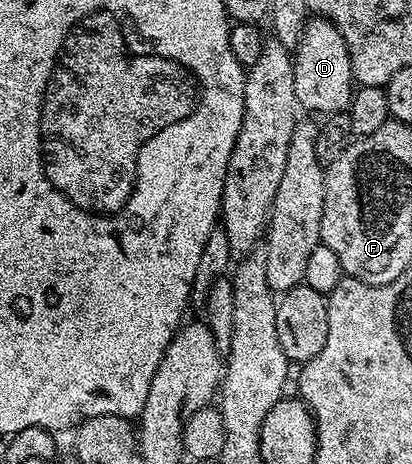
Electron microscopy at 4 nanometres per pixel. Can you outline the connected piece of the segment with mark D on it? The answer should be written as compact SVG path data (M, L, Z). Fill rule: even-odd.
M311 17L300 36L300 44L292 52L294 59L294 83L296 100L303 111L311 110L311 115L329 116L345 111L350 104L350 95L356 89L352 64L344 36L326 18Z

